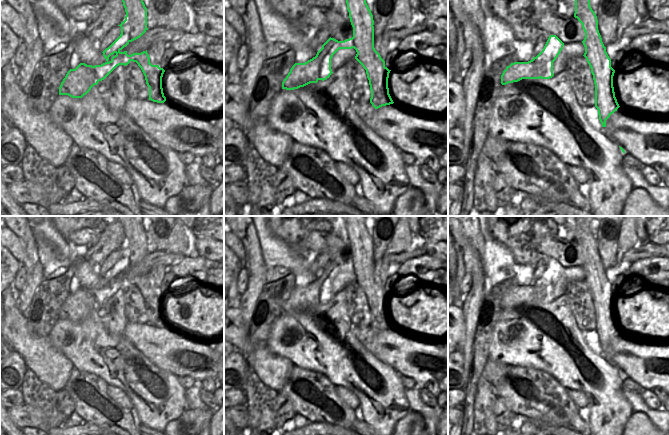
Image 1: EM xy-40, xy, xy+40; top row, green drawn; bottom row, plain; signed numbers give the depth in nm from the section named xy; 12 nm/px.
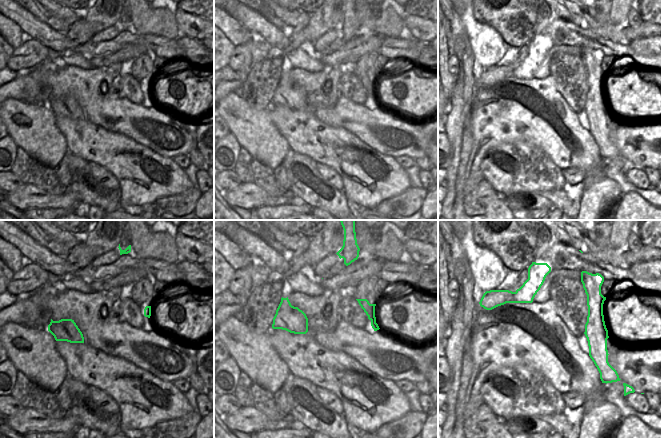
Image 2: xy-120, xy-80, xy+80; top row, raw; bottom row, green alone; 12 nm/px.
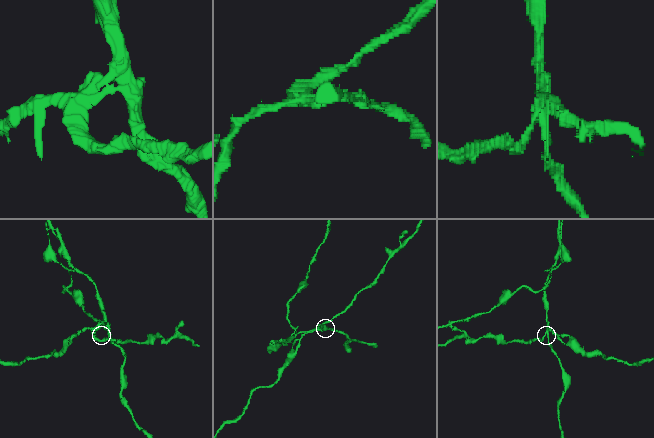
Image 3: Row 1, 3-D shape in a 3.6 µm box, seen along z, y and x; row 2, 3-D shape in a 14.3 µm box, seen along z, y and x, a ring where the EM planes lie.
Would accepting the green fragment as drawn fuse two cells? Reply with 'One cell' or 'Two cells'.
Two cells

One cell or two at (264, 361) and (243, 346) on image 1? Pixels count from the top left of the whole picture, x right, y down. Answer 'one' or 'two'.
one

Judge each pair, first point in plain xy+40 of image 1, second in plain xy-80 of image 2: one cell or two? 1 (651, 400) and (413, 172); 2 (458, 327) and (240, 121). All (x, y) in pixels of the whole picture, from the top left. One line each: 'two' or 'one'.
1: two
2: one

